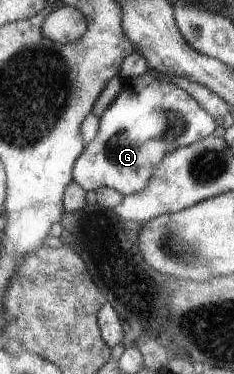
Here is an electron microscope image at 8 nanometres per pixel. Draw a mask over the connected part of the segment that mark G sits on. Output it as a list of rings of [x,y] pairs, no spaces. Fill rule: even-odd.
[[[148,71],[140,73],[137,77],[123,79],[122,90],[101,116],[98,134],[87,144],[87,148],[76,161],[73,181],[92,192],[100,188],[110,188],[125,195],[142,193],[168,153],[174,153],[175,150],[210,137],[216,128],[216,117],[200,104],[199,99],[175,82]]]

